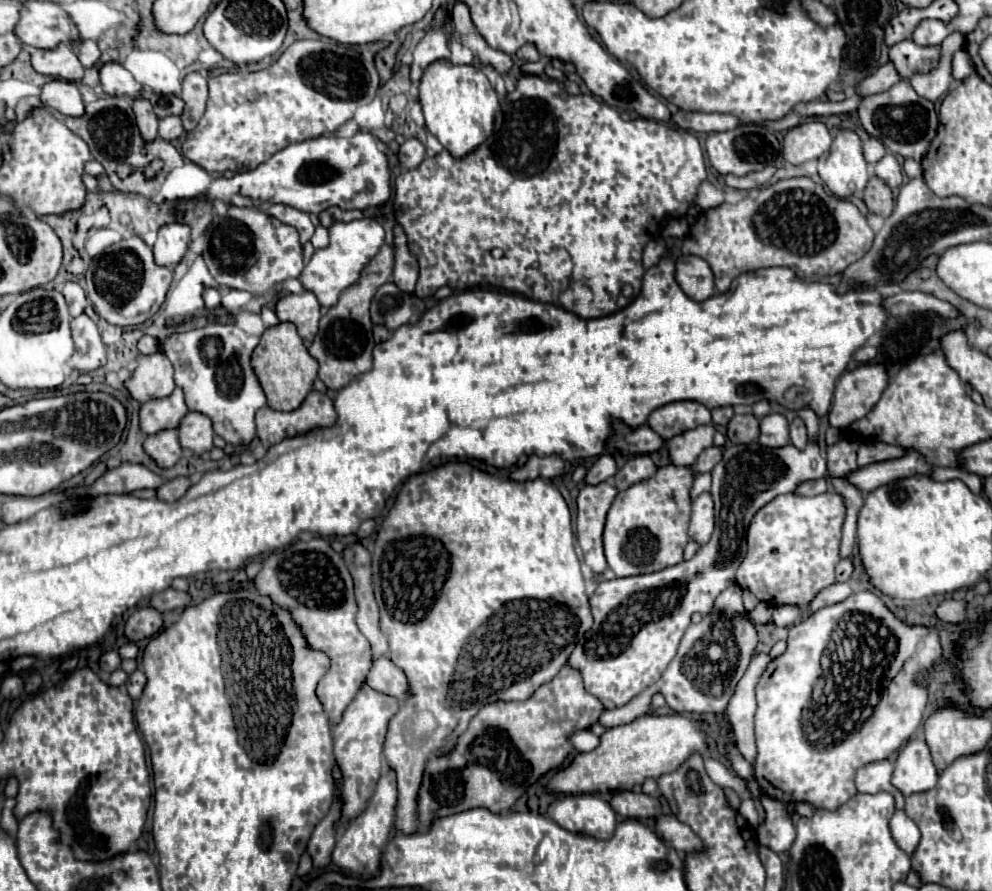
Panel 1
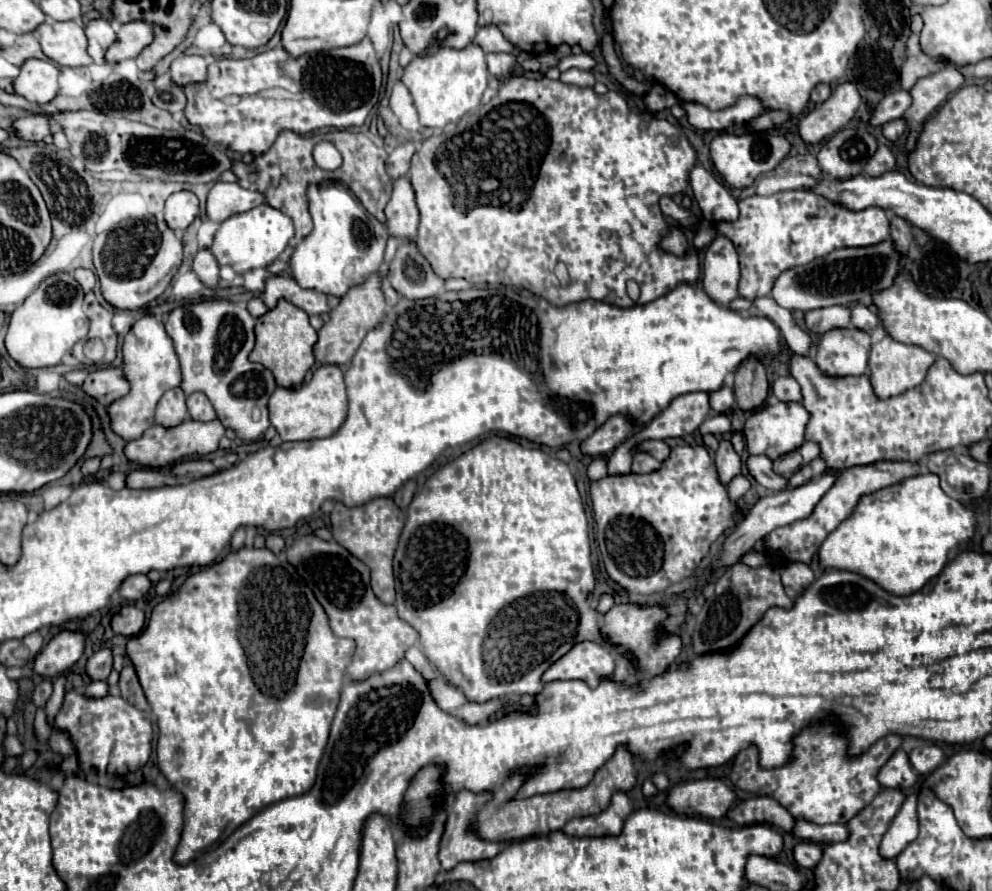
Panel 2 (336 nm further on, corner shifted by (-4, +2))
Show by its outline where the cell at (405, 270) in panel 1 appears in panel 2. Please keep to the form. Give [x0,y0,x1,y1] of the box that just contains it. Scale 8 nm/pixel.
[386,177,420,239]

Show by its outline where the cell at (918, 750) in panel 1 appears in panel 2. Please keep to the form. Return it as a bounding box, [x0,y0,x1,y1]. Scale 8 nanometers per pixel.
[910,743,944,775]

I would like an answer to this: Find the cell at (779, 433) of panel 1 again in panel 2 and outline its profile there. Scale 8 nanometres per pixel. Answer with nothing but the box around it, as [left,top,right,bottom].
[744,401,810,459]

